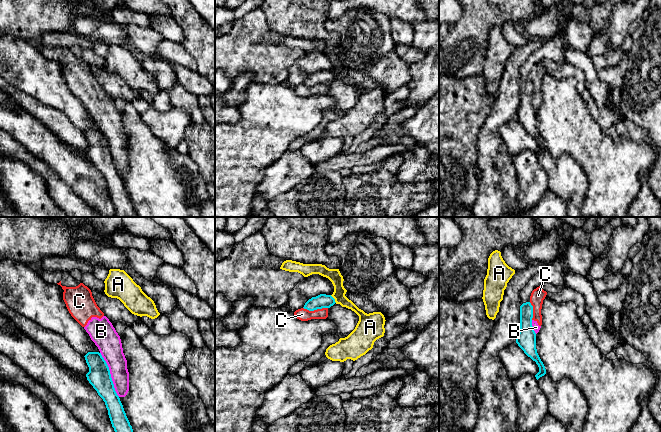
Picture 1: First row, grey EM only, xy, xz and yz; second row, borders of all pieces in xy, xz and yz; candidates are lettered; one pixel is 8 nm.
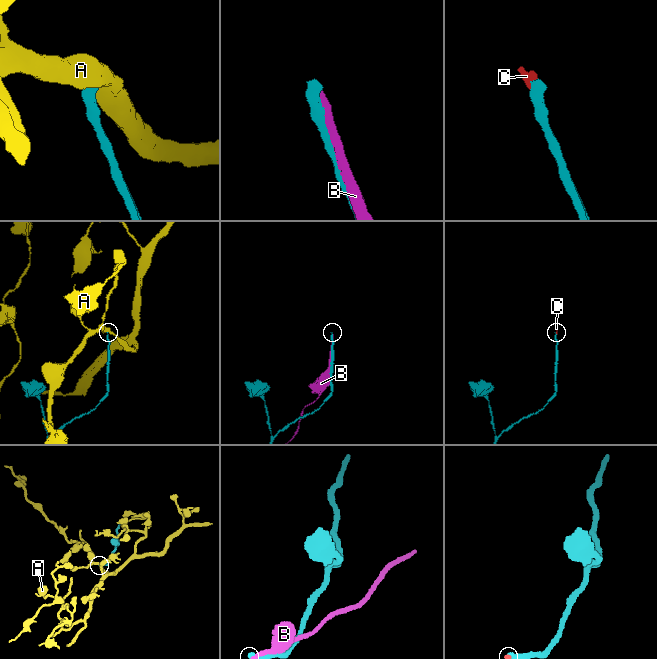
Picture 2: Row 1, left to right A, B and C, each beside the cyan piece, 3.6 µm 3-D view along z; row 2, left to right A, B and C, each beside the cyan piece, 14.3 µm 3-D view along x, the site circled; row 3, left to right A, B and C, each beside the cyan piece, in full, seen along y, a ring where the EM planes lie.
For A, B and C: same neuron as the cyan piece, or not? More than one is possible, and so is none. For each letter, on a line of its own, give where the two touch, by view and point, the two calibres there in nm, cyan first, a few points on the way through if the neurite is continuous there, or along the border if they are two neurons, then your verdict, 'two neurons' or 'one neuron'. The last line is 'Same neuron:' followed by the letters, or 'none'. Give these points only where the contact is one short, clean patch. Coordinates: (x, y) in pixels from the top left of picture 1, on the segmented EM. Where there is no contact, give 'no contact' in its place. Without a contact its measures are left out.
A: meets cyan in xz at (334, 299); 110 nm thick on the cyan side, 110 nm on the other; border along xz (330, 295), (336, 302); two neurons
B: meets cyan in xy at (110, 374); 180 nm thick on the cyan side, 190 nm on the other; two neurons
C: meets cyan in xz at (315, 309); 110 nm thick on the cyan side, 100 nm on the other; two neurons
Same neuron: none

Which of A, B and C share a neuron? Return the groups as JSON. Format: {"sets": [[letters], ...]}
{"sets": [["A"], ["B", "C"]]}

